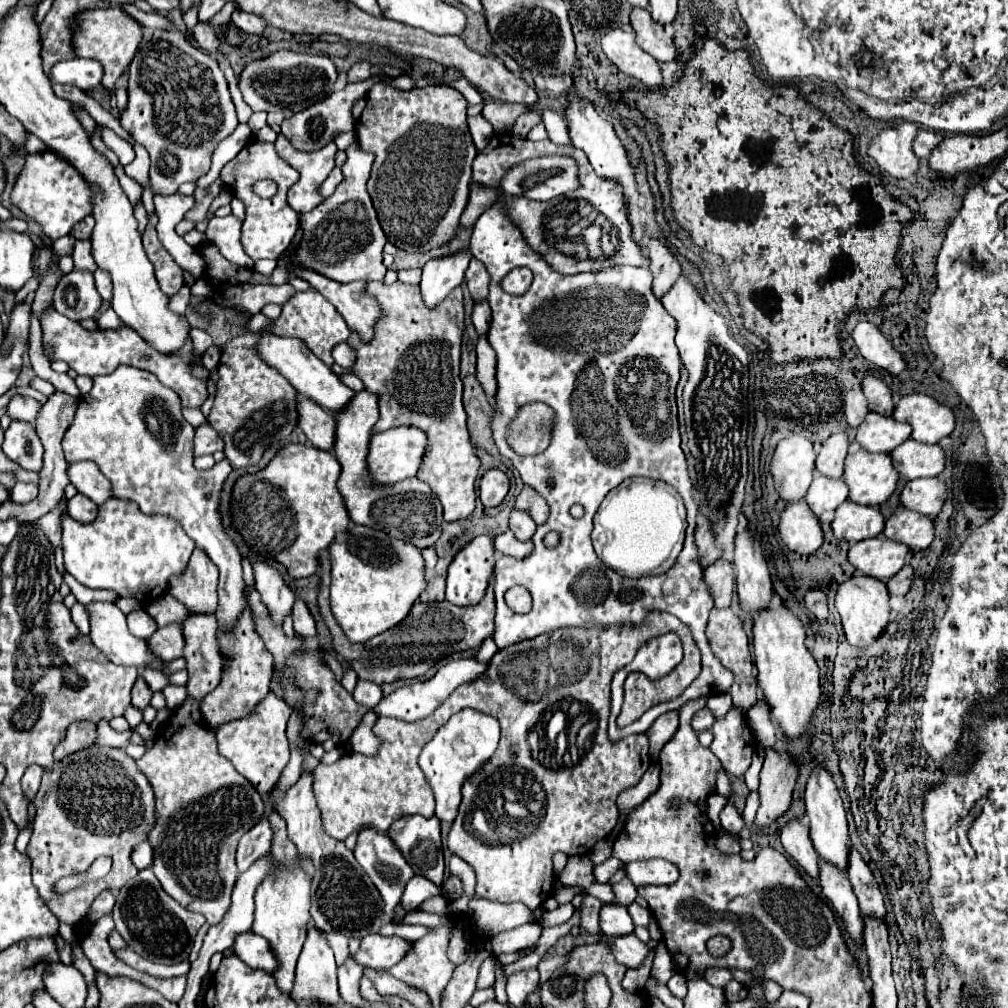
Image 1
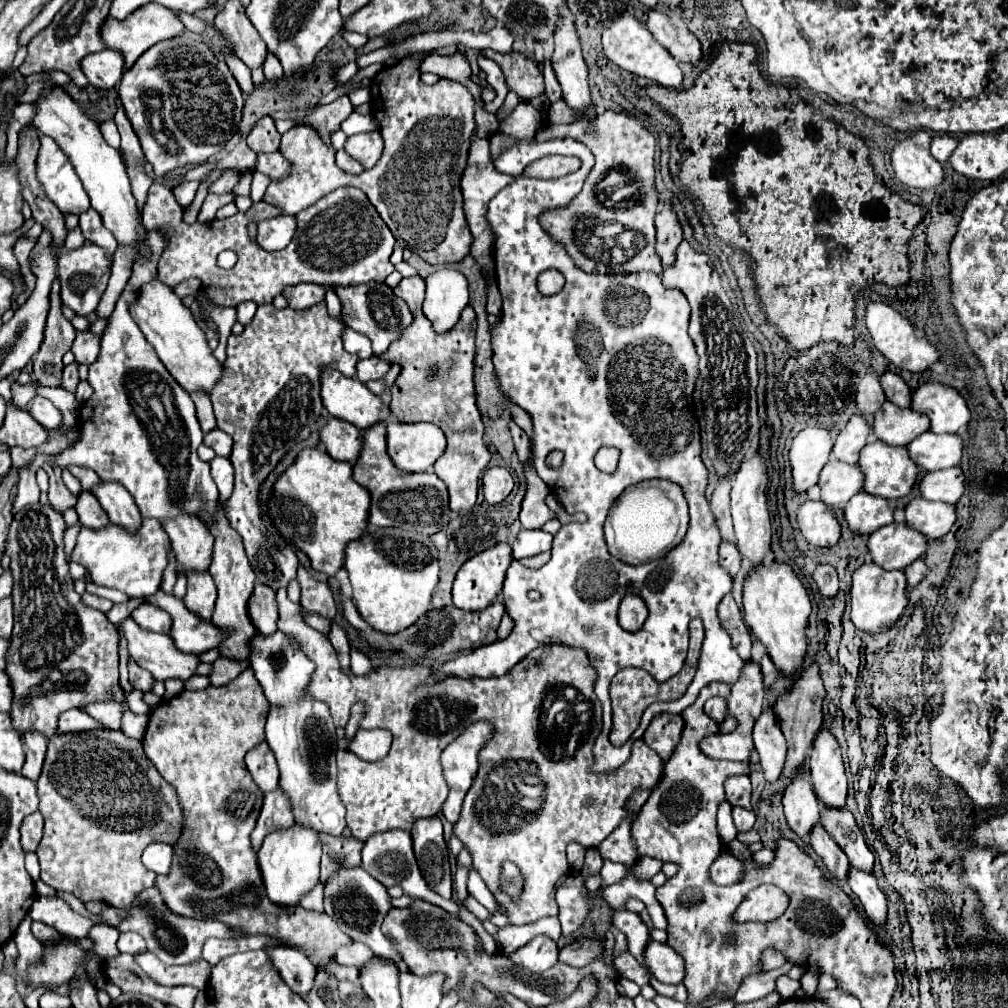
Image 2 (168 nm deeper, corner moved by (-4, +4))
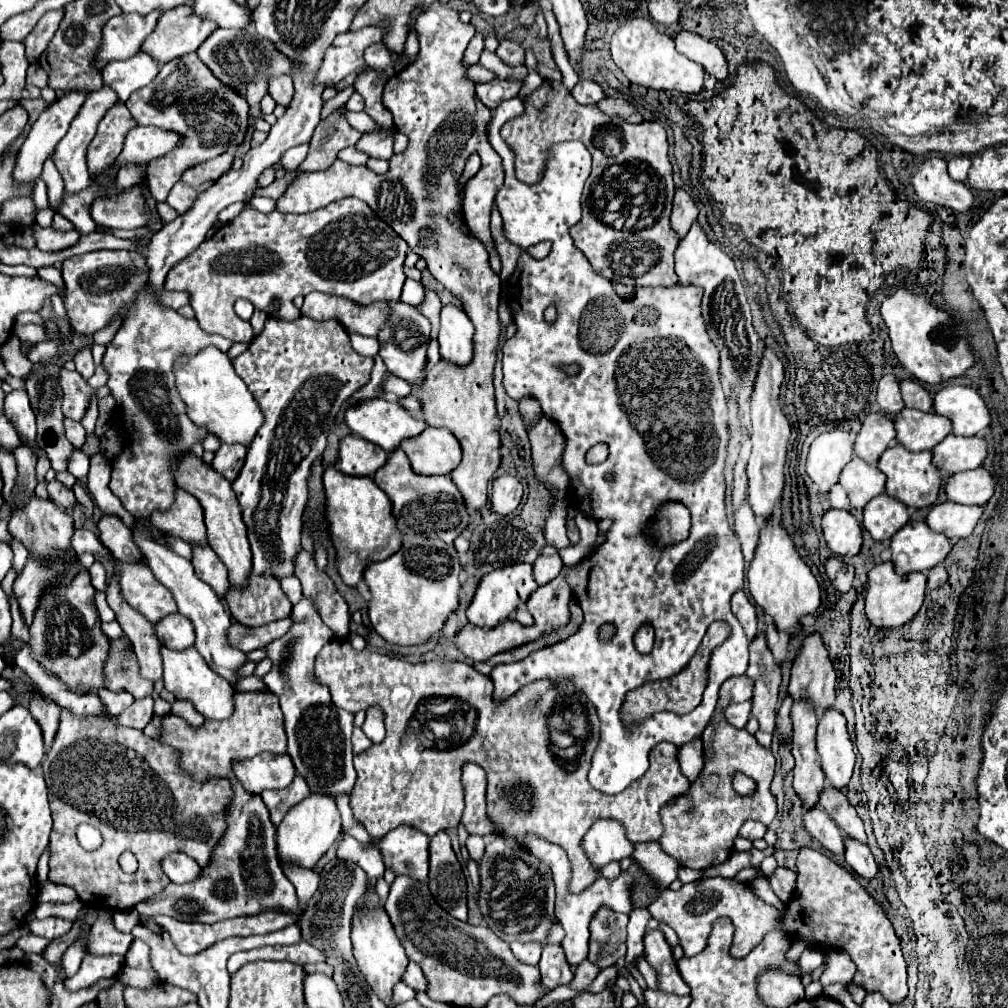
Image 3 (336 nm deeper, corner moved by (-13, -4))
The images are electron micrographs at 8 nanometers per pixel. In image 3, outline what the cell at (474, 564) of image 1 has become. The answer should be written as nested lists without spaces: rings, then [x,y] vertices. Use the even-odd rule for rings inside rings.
[[[527,562],[509,564],[505,568],[493,570],[487,576],[483,576],[483,580],[479,582],[475,596],[467,608],[467,618],[475,626],[483,626],[483,628],[497,626],[499,622],[503,622],[509,616],[509,612],[513,612],[519,604],[523,604],[535,588],[537,588],[537,582],[533,580],[531,564],[527,564]]]

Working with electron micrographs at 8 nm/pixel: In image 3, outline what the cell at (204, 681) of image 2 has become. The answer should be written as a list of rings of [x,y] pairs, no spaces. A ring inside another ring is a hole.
[[[254,675],[242,678],[237,682],[233,687],[235,693],[245,692],[245,691],[259,691],[259,690],[268,690],[267,686],[262,679],[257,678]]]

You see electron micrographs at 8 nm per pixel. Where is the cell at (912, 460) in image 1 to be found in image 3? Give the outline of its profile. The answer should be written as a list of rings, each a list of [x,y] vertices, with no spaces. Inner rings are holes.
[[[949,434],[931,452],[933,452],[933,466],[945,476],[949,476],[981,466],[987,454],[987,444],[983,438],[977,436],[961,438]]]

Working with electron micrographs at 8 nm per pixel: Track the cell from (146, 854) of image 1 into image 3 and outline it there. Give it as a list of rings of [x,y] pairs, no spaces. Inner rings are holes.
[[[173,852],[171,856],[165,856],[161,860],[161,870],[167,874],[167,878],[173,884],[185,884],[195,880],[195,876],[199,874],[199,868],[201,866],[183,852]]]

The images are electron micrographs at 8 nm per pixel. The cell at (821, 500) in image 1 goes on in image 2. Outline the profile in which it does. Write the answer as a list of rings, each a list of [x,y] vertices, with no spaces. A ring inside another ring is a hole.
[[[830,460],[828,466],[822,468],[820,482],[822,502],[832,508],[844,508],[848,498],[858,494],[864,484],[864,472],[858,464],[842,464],[840,460]]]

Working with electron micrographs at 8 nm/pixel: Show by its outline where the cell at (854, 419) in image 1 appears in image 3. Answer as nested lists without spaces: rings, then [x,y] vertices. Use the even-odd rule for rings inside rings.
[[[885,374],[879,380],[877,404],[879,404],[881,412],[887,414],[887,416],[895,416],[897,412],[903,410],[903,400],[901,400],[901,392],[899,392],[899,380],[895,376]]]

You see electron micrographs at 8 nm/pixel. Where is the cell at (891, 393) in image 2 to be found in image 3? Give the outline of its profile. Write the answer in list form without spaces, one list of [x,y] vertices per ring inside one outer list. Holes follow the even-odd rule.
[[[901,380],[901,396],[907,408],[915,408],[921,412],[931,412],[933,410],[933,398],[931,394],[917,382],[911,380]]]

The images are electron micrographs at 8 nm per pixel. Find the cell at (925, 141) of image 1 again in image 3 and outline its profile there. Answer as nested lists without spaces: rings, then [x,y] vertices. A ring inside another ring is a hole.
[[[953,156],[947,160],[949,166],[949,176],[955,178],[957,182],[967,180],[967,170],[971,166],[971,156]]]

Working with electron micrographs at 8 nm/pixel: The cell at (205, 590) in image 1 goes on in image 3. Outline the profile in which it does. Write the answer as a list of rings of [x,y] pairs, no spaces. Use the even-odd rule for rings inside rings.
[[[179,490],[179,496],[175,496],[173,508],[151,516],[151,524],[163,534],[181,538],[191,546],[209,546],[203,508],[199,500],[185,490]]]

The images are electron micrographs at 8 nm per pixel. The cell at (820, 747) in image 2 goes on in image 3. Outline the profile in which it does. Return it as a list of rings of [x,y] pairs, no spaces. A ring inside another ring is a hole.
[[[835,708],[819,714],[817,752],[821,756],[825,784],[845,792],[853,774],[855,752],[845,726],[845,718]]]

